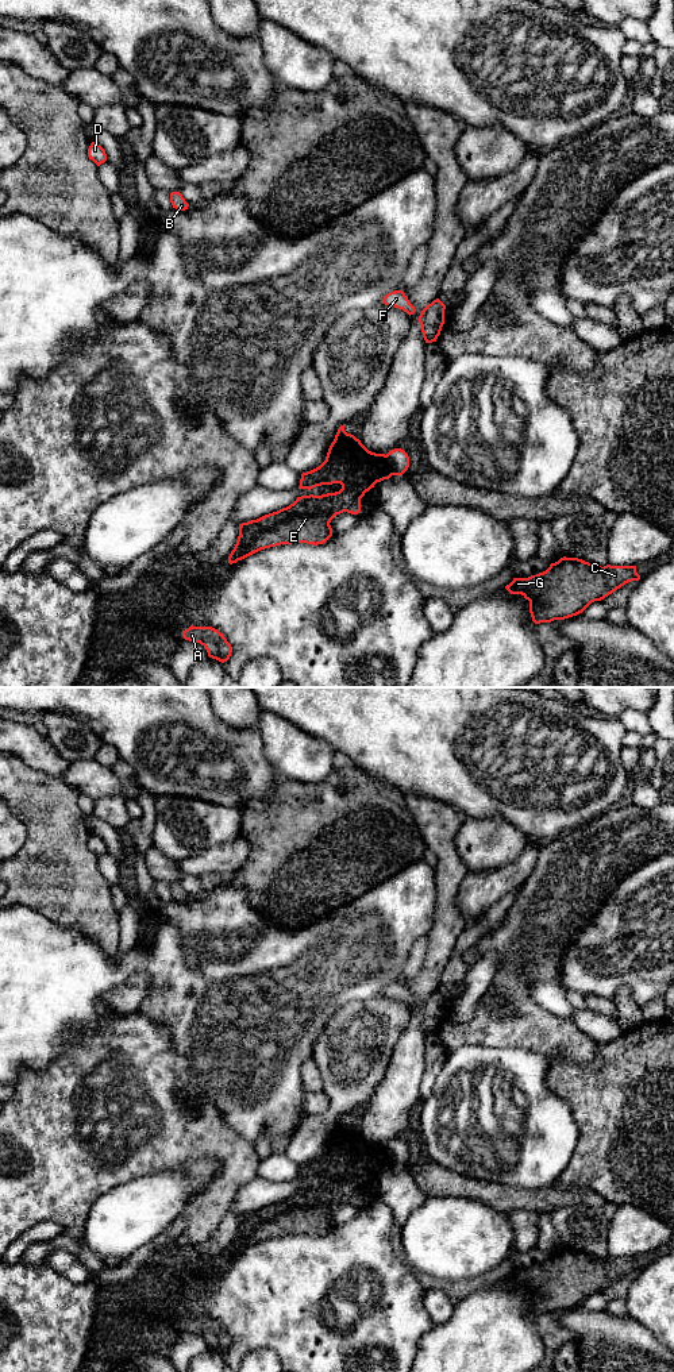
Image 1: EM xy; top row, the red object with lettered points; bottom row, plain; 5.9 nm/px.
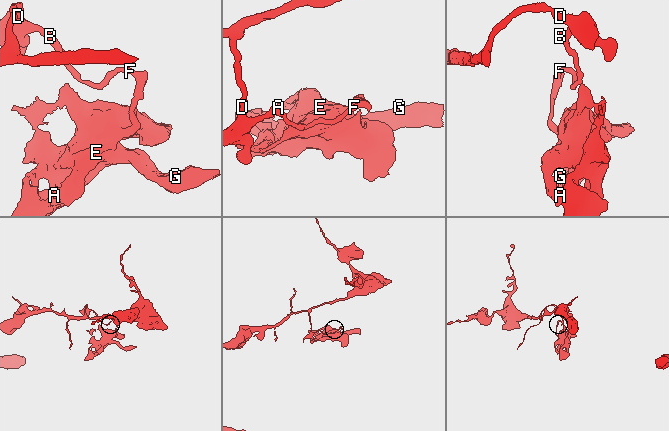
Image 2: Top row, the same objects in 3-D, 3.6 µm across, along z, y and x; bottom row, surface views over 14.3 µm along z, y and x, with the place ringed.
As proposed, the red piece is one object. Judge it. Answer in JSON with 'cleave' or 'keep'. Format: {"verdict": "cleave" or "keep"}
{"verdict": "cleave"}

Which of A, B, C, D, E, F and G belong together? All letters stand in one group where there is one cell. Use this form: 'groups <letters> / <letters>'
groups A C E G / B D F

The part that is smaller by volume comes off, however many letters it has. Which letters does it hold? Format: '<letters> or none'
A, C, E, G

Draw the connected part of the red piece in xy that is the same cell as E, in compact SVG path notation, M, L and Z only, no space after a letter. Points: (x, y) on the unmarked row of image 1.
M340 1117L326 1152L303 1164L299 1180L340 1175L342 1180L321 1187L301 1187L286 1199L239 1215L239 1228L228 1248L236 1255L261 1241L290 1236L323 1236L332 1228L331 1211L343 1203L358 1206L361 1190L377 1173L393 1165L385 1145L369 1142Z

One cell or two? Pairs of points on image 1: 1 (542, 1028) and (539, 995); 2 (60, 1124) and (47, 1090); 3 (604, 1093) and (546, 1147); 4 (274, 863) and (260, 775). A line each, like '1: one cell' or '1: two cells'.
1: two cells
2: one cell
3: two cells
4: two cells

